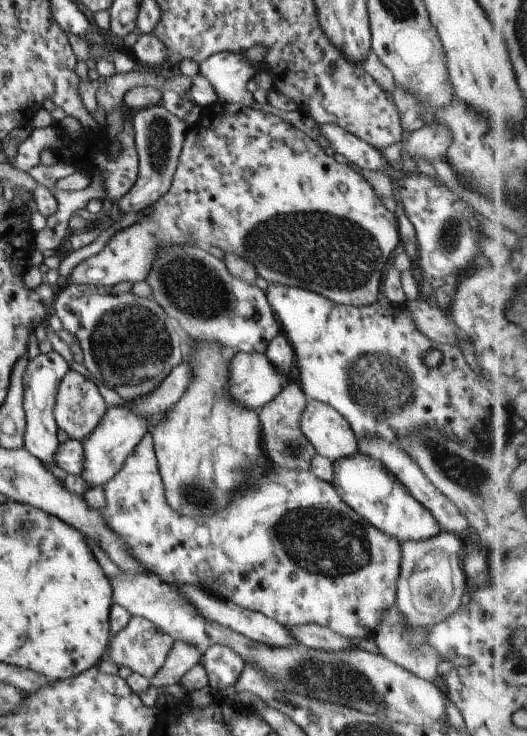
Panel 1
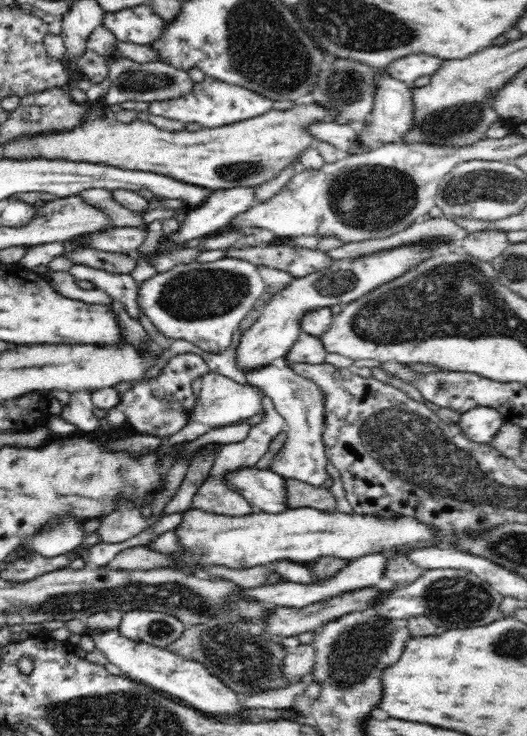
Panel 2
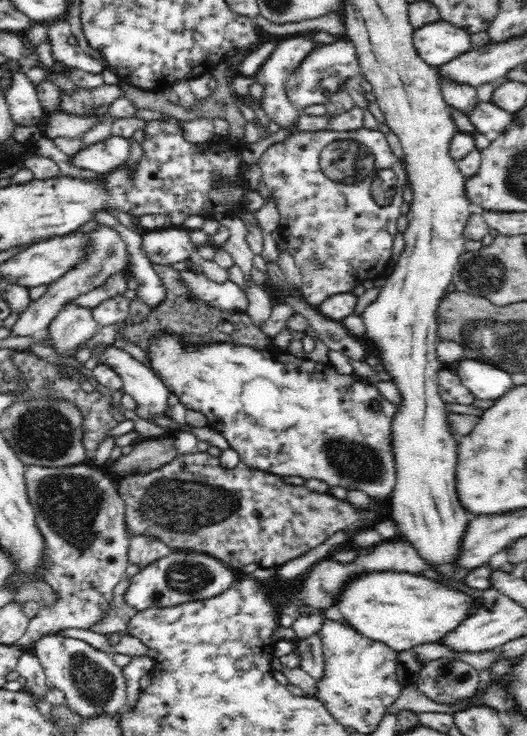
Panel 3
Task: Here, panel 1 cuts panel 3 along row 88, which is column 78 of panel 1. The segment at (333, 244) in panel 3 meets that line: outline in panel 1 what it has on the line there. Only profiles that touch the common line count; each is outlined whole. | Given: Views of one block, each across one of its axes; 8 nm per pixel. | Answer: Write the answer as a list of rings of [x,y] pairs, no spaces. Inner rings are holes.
[[[216,102],[203,109],[201,118],[189,128],[183,140],[182,148],[177,160],[177,166],[173,174],[173,180],[169,190],[161,196],[152,206],[137,220],[121,232],[113,234],[109,241],[97,254],[81,260],[68,276],[68,283],[76,286],[95,285],[97,287],[112,287],[119,282],[137,283],[145,281],[149,264],[155,260],[153,256],[161,250],[161,246],[172,246],[173,244],[194,243],[203,248],[216,246],[224,254],[235,254],[239,258],[245,258],[251,262],[255,273],[267,281],[268,284],[283,284],[283,286],[295,286],[304,290],[311,290],[334,303],[343,305],[369,305],[378,301],[380,296],[379,282],[381,282],[381,270],[391,251],[400,242],[398,237],[398,224],[394,214],[388,212],[381,204],[381,200],[373,192],[373,188],[365,182],[365,178],[359,171],[349,166],[346,162],[339,162],[333,157],[327,156],[317,142],[311,140],[297,128],[283,122],[269,111],[253,110],[253,108],[241,108],[231,106],[223,102]]]

